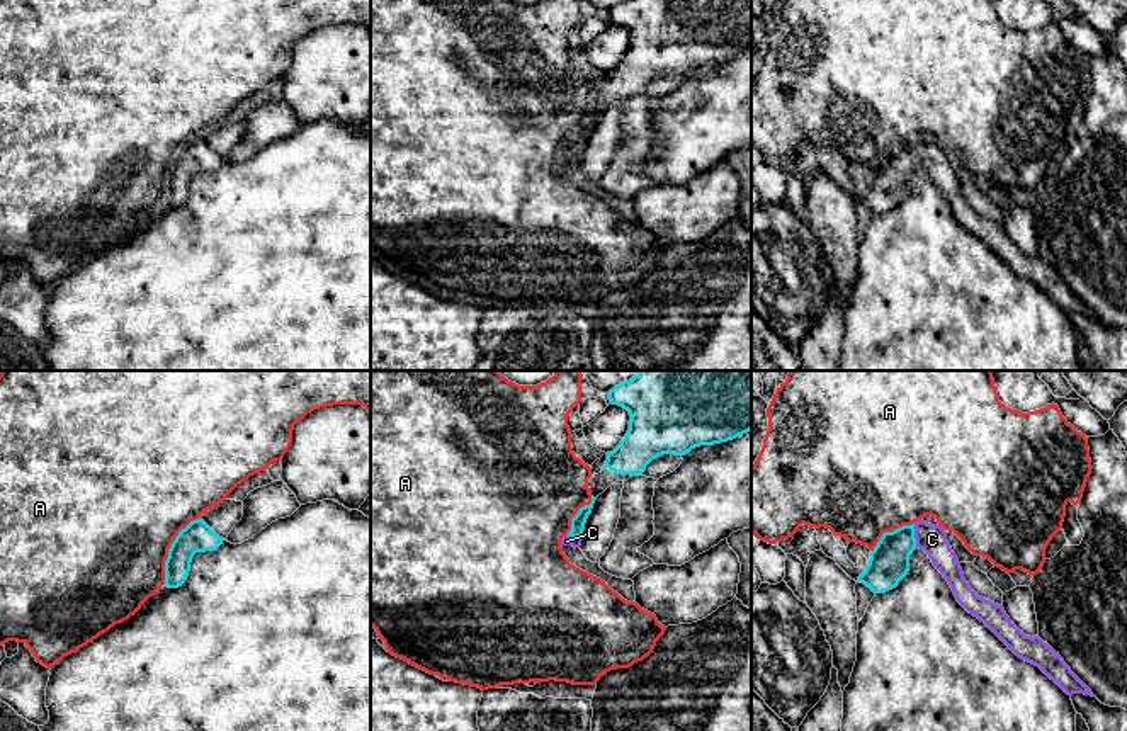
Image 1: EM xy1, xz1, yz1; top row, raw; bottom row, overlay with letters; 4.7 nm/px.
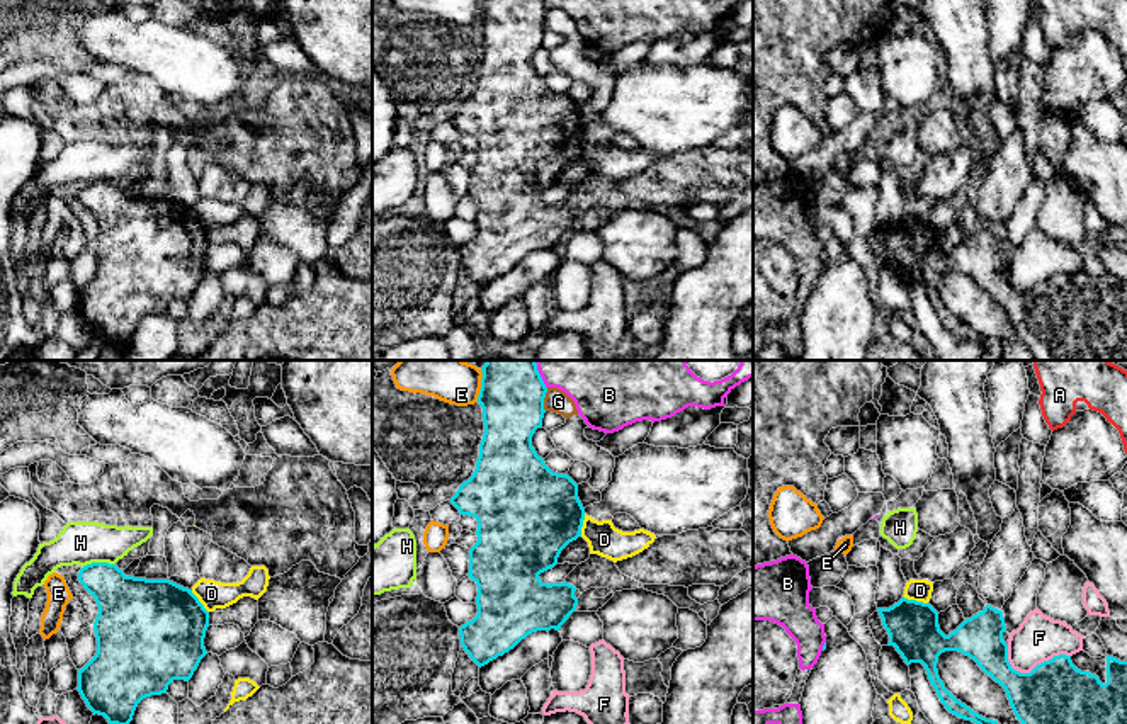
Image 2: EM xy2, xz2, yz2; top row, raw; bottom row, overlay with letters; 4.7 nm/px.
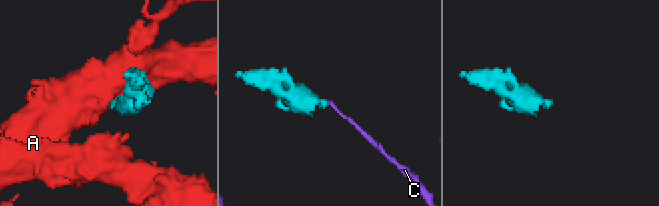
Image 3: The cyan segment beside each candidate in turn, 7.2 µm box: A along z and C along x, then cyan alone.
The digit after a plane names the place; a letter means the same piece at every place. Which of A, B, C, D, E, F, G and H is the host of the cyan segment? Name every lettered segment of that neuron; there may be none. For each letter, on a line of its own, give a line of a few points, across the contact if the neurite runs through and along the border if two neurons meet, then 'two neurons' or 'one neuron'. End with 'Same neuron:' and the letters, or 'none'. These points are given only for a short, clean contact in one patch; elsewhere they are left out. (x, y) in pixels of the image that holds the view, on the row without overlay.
A: line xy1 (199, 136), (192, 138), (172, 162), (165, 181), (164, 203); two neurons
B: two neurons
C: line yz1 (889, 181), (913, 155), (932, 158); one neuron
D: two neurons
E: line xz2 (481, 0), (476, 21); two neurons
F: two neurons
G: two neurons
H: line xy2 (114, 182), (87, 182), (84, 186); two neurons
Same neuron: C

